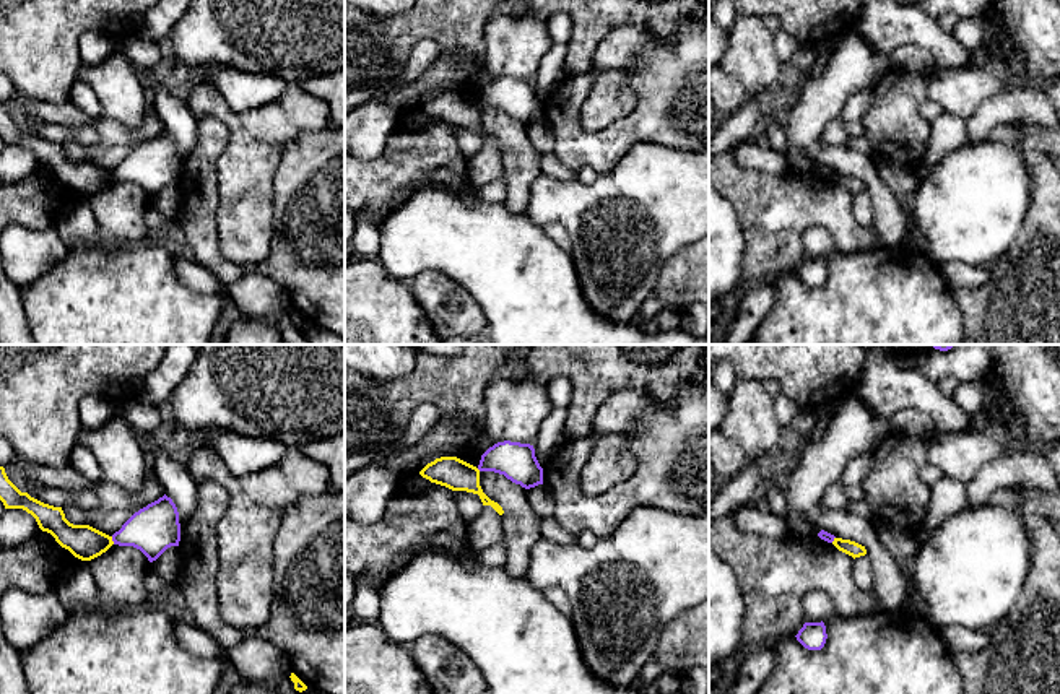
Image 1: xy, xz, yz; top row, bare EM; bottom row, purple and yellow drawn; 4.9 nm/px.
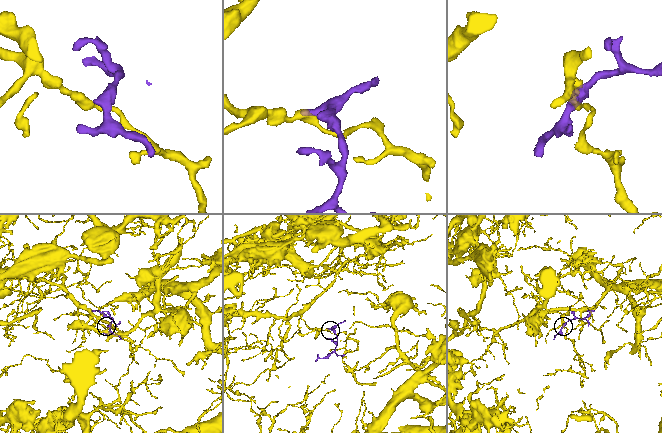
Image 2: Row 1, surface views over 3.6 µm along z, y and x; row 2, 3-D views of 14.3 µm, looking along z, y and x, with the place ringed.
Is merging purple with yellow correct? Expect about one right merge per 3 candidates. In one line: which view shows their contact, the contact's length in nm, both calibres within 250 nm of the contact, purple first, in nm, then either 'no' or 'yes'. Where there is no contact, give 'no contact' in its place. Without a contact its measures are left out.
meets purple in xy; contact 40 nm long; 240 nm thick on the purple side, 170 nm on the other; no

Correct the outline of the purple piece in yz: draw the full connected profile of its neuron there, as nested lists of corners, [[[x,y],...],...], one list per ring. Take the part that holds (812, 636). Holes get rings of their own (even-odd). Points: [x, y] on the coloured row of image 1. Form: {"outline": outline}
{"outline": [[[805,622],[795,635],[797,640],[808,650],[821,650],[826,644],[828,634],[824,622]]]}

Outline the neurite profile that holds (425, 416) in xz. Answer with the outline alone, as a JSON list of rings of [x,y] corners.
[[[419,405],[408,418],[403,434],[395,442],[400,447],[416,445],[423,436],[442,419],[442,411],[434,405]]]

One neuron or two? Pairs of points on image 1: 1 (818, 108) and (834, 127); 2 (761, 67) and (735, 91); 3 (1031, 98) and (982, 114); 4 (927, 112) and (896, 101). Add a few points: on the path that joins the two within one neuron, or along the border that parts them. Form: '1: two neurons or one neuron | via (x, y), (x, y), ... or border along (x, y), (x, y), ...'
1: two neurons | border along (838, 116), (826, 125), (823, 142), (847, 148)
2: two neurons | border along (725, 70), (750, 96)
3: one neuron | via (1020, 106), (994, 111)
4: two neurons | border along (927, 99), (920, 106), (920, 114), (929, 122)

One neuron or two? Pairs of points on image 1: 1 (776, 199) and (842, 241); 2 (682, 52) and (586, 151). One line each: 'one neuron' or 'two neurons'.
1: one neuron
2: one neuron

